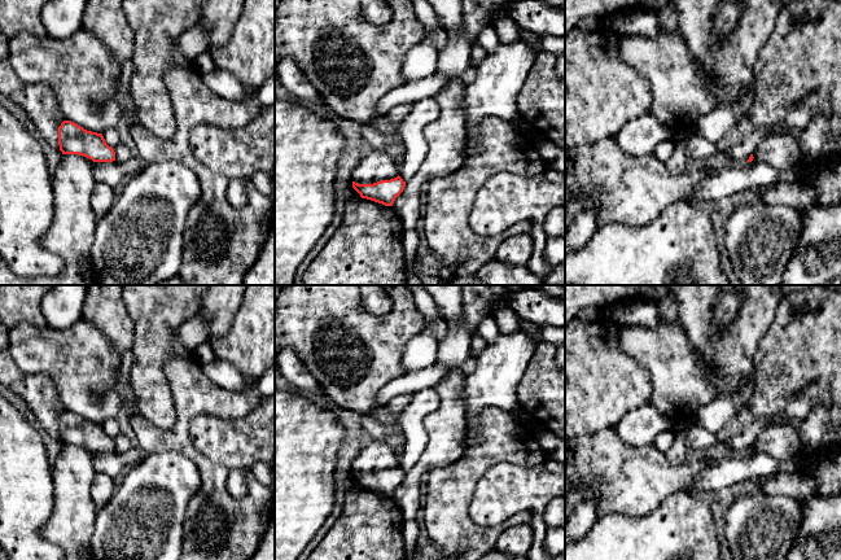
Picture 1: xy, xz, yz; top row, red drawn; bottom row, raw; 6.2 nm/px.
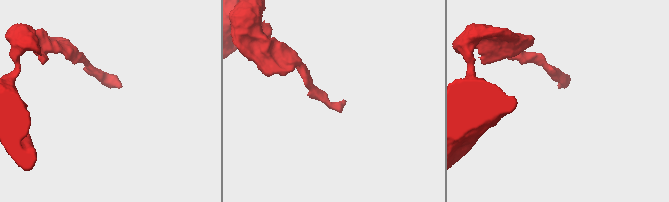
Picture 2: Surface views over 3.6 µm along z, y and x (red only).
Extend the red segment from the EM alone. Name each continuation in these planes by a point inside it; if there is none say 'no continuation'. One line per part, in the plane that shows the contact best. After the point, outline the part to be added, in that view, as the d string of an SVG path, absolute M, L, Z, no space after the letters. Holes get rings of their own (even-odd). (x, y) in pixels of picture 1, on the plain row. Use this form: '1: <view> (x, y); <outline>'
no continuation

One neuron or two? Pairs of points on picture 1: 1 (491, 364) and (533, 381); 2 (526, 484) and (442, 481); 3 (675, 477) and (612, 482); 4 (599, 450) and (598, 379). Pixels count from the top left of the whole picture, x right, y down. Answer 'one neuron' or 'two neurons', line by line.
1: two neurons
2: two neurons
3: one neuron
4: two neurons

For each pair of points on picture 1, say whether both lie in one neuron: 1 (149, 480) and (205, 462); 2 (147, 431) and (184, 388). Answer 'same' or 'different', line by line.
1: different
2: same

